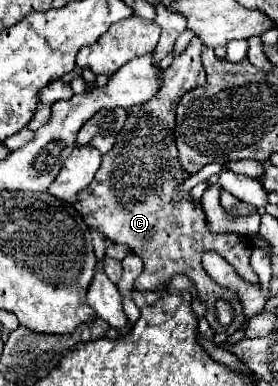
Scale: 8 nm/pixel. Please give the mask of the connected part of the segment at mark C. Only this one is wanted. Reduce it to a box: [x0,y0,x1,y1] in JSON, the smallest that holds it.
[74,37,258,335]

